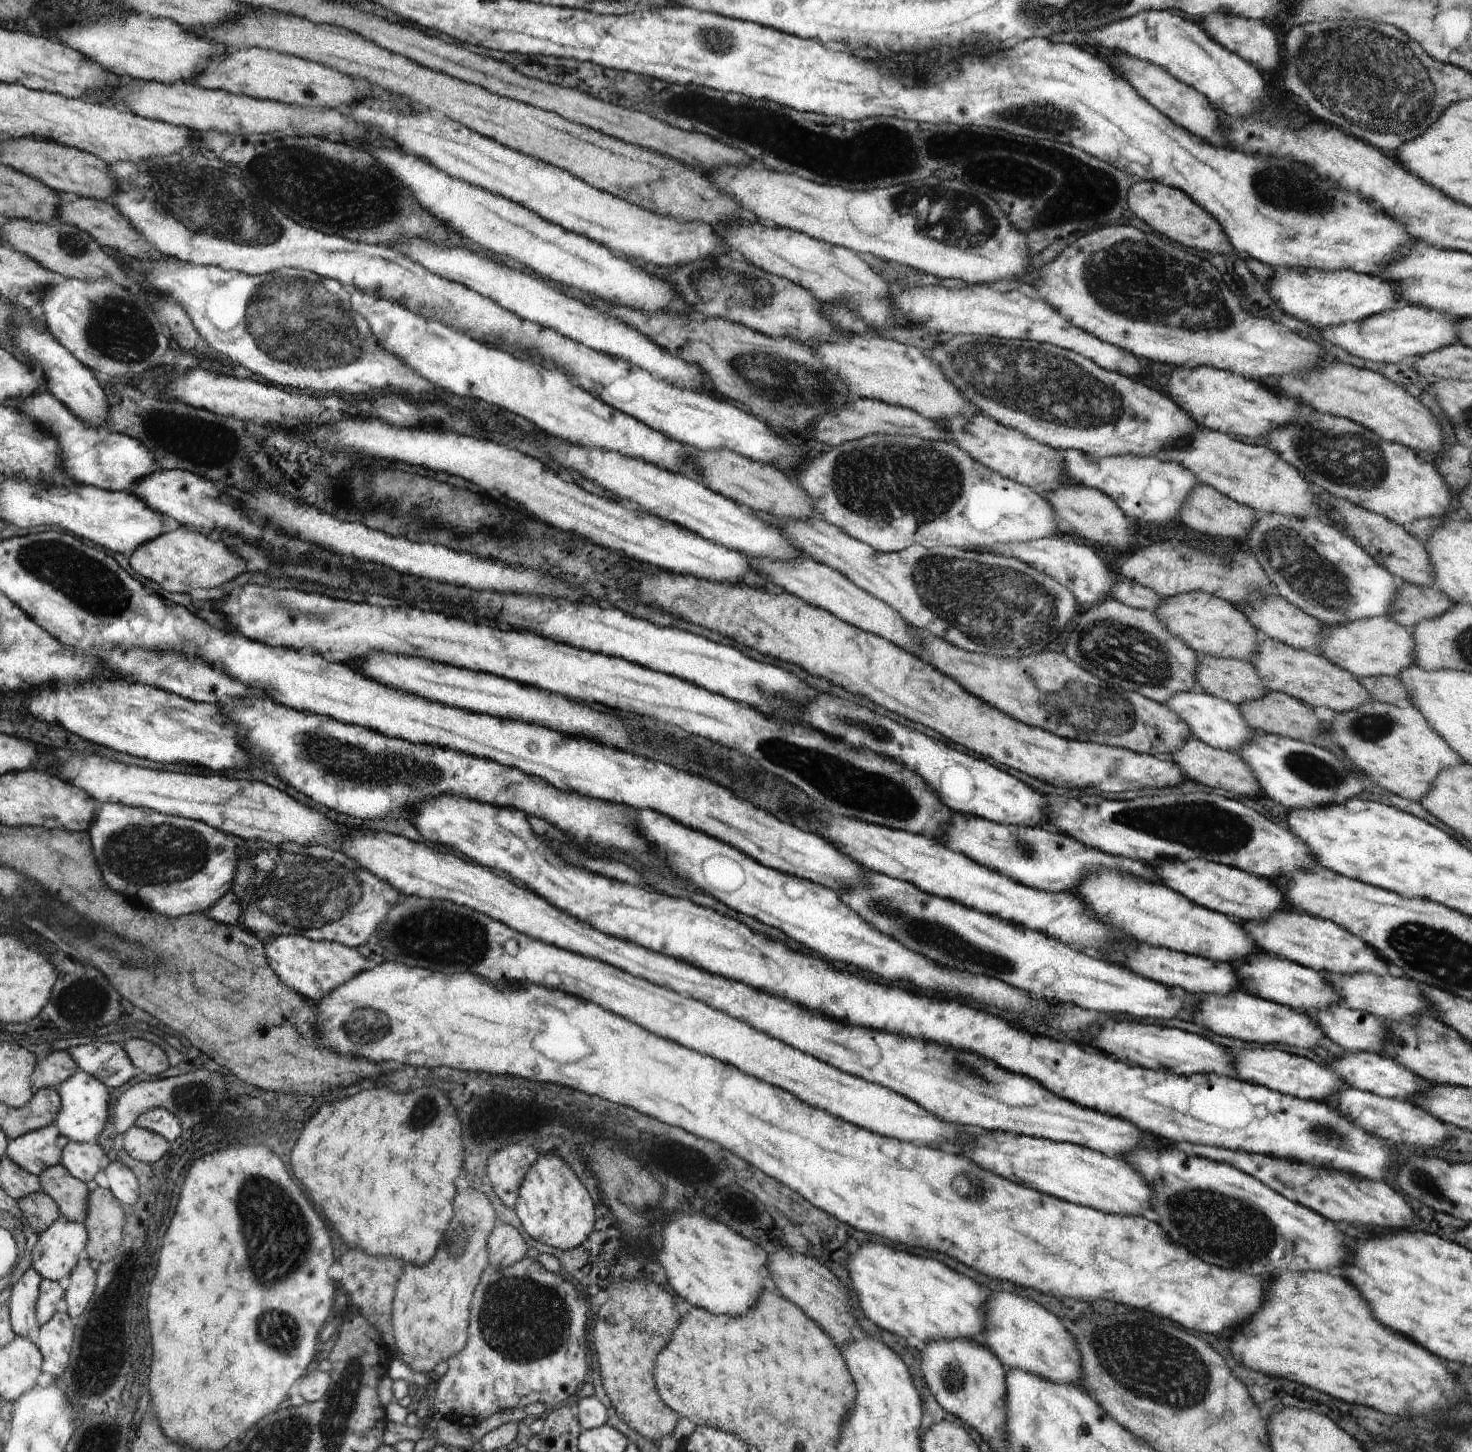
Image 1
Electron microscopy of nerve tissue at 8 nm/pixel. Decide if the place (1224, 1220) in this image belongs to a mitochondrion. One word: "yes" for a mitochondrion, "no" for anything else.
yes

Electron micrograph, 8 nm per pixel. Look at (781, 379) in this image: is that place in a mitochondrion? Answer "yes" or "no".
yes

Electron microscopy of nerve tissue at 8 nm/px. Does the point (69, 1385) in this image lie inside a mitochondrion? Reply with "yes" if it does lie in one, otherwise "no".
no

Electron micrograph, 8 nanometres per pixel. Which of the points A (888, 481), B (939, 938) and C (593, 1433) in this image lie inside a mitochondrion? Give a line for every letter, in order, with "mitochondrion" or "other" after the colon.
A: mitochondrion
B: mitochondrion
C: other

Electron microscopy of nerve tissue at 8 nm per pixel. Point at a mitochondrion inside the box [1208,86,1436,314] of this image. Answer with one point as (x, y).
(1284, 187)

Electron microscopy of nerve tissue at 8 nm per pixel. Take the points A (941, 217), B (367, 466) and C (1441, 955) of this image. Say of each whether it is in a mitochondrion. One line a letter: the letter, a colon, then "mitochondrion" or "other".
A: mitochondrion
B: other
C: mitochondrion

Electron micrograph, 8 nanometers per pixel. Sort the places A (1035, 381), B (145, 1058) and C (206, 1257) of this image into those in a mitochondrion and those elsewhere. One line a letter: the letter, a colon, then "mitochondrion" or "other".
A: mitochondrion
B: other
C: other

